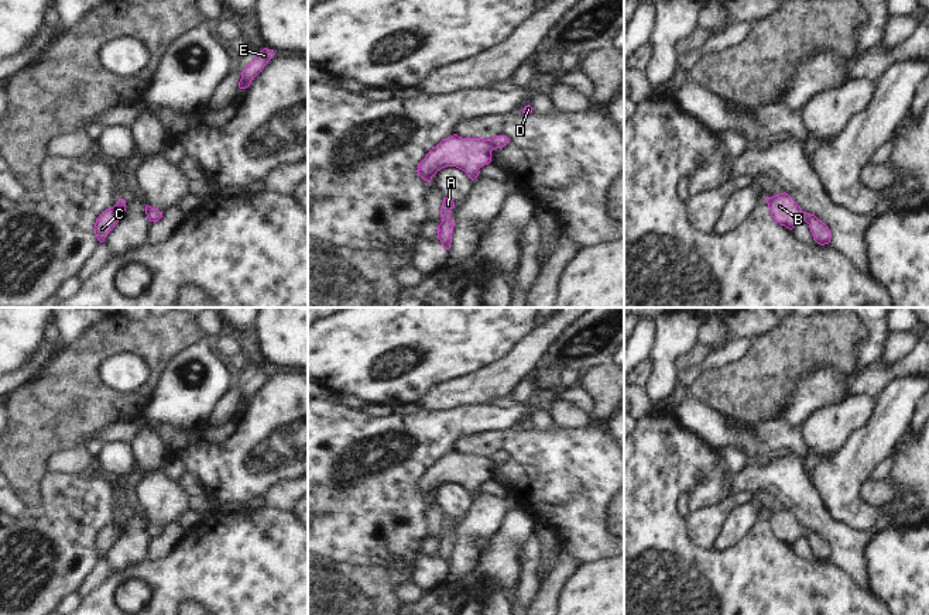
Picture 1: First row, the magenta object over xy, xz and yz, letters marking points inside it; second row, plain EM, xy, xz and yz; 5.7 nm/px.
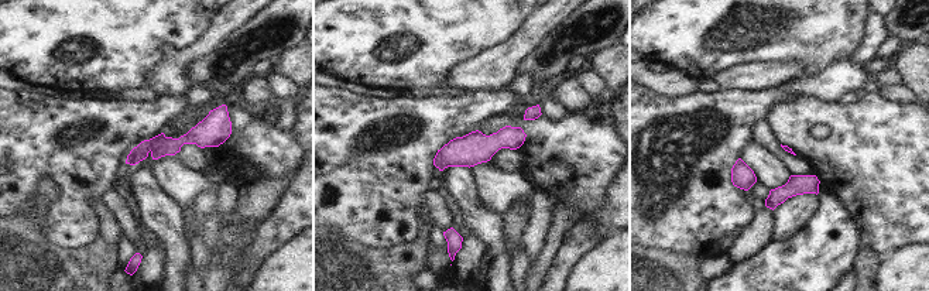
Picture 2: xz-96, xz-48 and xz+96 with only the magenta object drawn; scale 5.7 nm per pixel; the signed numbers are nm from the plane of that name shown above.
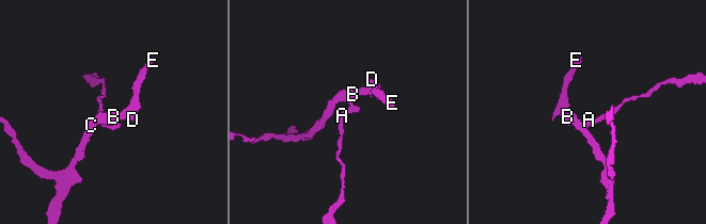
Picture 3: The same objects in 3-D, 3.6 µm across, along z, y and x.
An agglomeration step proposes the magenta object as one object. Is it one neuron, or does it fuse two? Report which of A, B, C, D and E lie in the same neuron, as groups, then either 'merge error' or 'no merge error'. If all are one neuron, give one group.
A B C D E; no merge error

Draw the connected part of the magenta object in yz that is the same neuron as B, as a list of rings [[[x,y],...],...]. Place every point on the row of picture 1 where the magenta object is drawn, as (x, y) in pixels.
[[[779,193],[765,199],[771,210],[771,216],[777,223],[792,230],[802,219],[809,224],[813,240],[820,244],[829,244],[832,233],[815,214],[803,212],[798,203],[788,195]]]

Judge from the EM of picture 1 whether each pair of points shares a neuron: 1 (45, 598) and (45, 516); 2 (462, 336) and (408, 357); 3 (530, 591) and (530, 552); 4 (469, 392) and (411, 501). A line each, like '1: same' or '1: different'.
1: same
2: same
3: same
4: different

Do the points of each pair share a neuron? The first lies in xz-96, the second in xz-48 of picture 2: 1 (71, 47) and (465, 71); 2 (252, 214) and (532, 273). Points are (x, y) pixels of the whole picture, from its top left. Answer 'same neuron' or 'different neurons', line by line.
1: different neurons
2: same neuron

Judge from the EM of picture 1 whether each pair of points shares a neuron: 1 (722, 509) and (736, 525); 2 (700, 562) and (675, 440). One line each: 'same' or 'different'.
1: different
2: same

